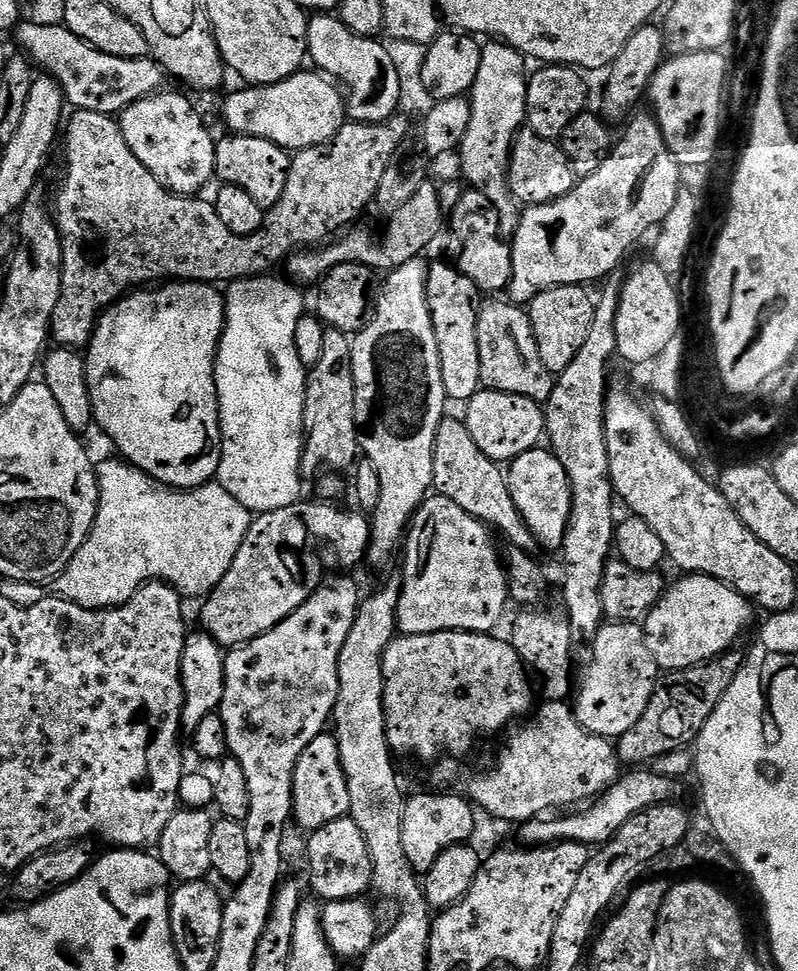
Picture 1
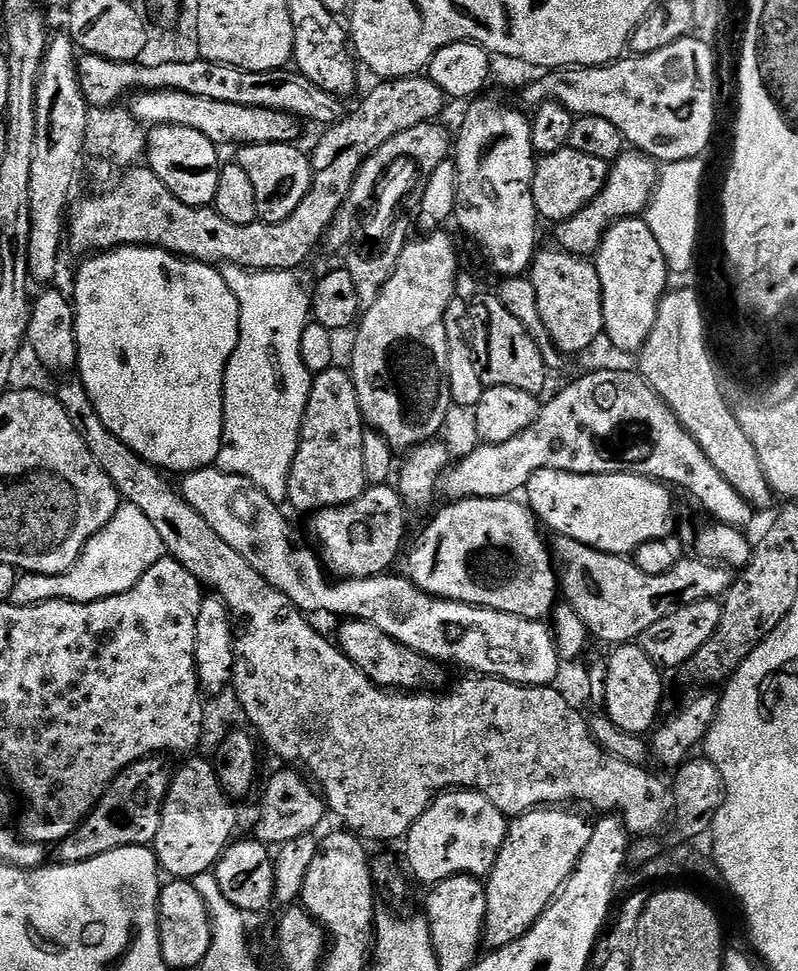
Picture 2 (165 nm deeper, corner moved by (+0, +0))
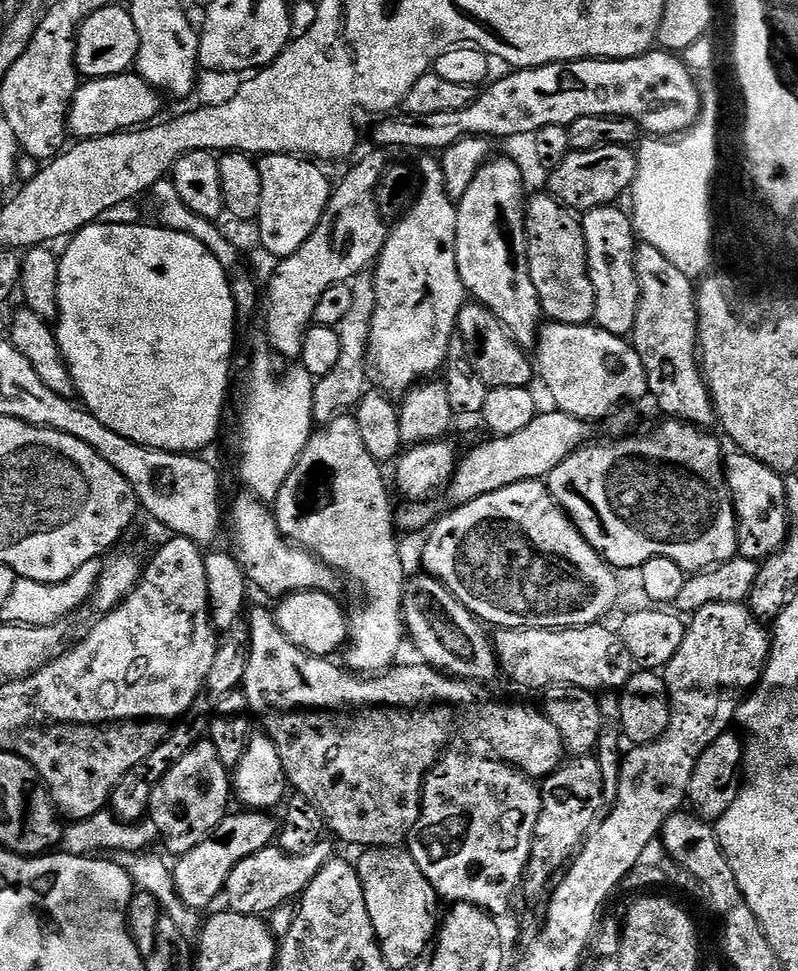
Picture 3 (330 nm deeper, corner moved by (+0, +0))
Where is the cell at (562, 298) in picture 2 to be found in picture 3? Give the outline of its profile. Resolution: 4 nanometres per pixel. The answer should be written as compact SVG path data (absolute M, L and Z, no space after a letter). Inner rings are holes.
M547 191L529 195L524 205L524 229L528 235L528 265L534 290L538 290L540 311L551 322L563 324L591 324L596 318L594 282L588 273L588 247L581 217Z

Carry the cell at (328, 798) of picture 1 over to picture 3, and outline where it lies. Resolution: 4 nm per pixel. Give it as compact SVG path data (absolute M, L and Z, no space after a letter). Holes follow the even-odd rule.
M239 810L225 816L214 831L207 836L194 850L179 857L172 868L172 877L178 890L178 898L186 902L186 906L197 910L211 909L216 899L221 899L226 882L230 878L230 870L242 862L242 858L250 858L250 854L258 854L258 850L269 847L278 836L278 820L267 811Z

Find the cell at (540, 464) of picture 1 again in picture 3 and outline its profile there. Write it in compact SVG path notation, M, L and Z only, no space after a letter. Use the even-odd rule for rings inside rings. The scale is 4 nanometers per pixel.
M671 418L663 422L649 436L628 434L613 444L589 443L546 477L548 492L560 509L576 523L597 554L617 570L639 570L650 558L661 556L678 562L691 574L733 560L740 550L736 507L729 481L724 481L719 442L703 427Z

